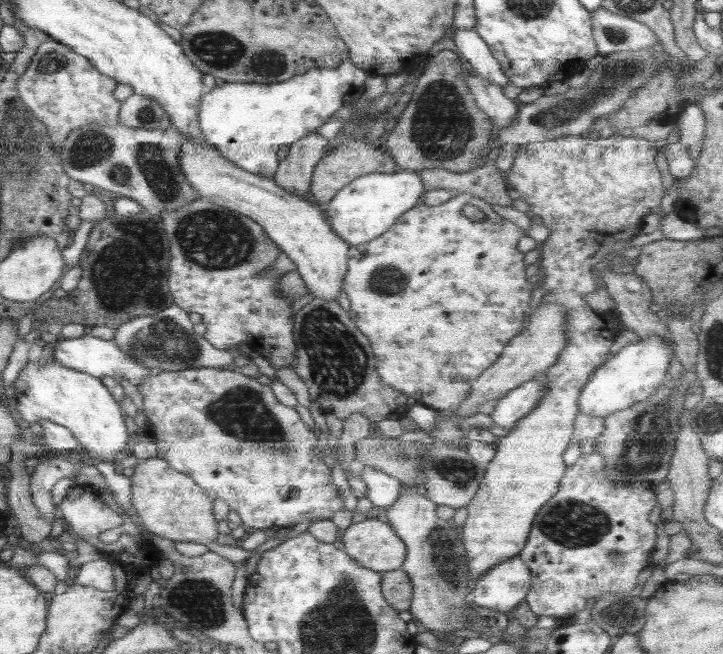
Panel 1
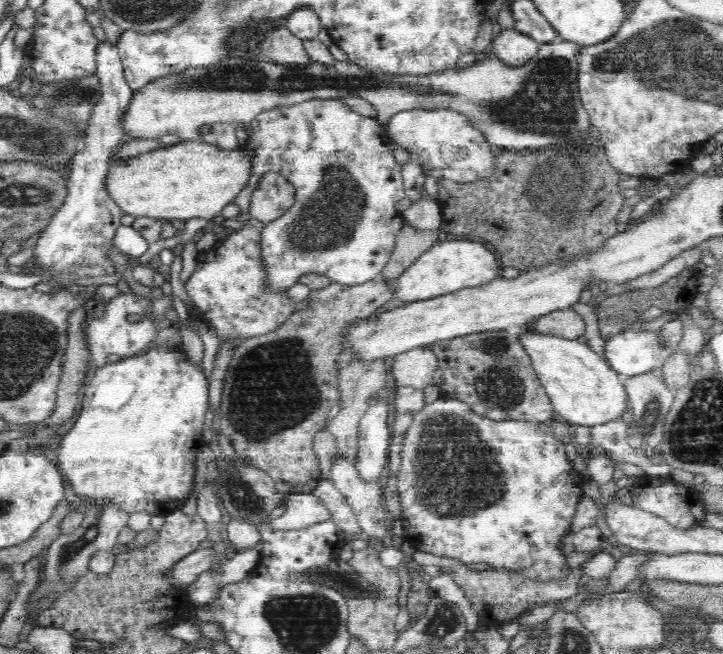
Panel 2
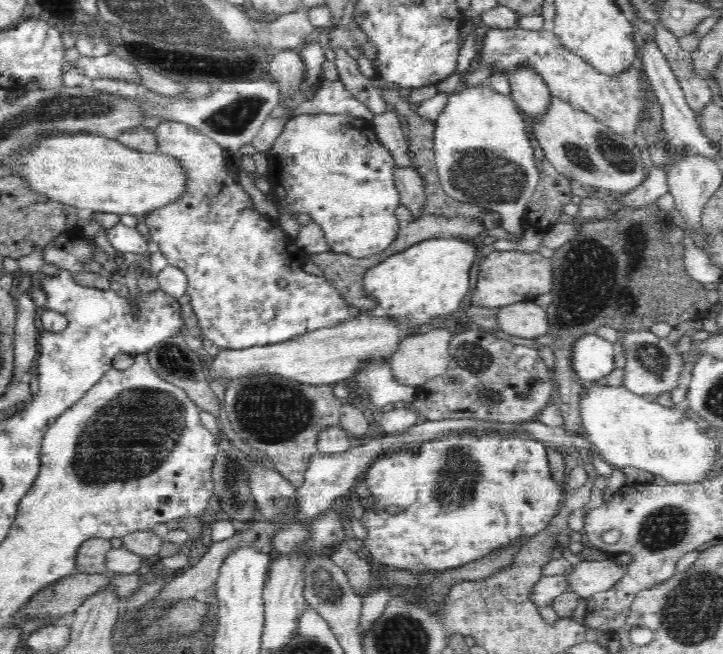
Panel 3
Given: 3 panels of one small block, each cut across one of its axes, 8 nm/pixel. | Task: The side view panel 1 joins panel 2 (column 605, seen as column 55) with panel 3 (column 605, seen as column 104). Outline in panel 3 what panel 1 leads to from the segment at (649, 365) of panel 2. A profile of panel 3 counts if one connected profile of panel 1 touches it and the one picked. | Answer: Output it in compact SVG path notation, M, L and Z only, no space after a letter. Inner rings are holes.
M585 334L573 342L572 370L582 382L597 381L614 370L615 345L595 334Z

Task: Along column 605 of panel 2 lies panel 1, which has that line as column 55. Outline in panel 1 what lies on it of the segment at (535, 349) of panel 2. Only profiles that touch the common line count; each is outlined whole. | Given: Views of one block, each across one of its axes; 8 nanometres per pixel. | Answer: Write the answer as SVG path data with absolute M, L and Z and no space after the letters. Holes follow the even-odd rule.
M48 360L46 364L32 361L20 372L13 382L14 396L18 400L15 410L26 422L52 420L68 428L74 438L97 463L114 460L126 447L129 435L124 424L123 410L110 391L99 378L86 372L66 367L58 360Z

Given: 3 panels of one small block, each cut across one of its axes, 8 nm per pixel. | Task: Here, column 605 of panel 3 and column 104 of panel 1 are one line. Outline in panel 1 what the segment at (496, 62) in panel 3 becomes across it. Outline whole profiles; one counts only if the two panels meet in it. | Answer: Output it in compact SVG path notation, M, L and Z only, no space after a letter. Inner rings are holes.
M50 38L40 44L27 72L16 82L18 95L28 110L47 127L55 156L60 157L62 142L72 130L86 124L115 126L119 124L121 102L114 97L116 79L100 73L90 60L74 53L64 44Z

